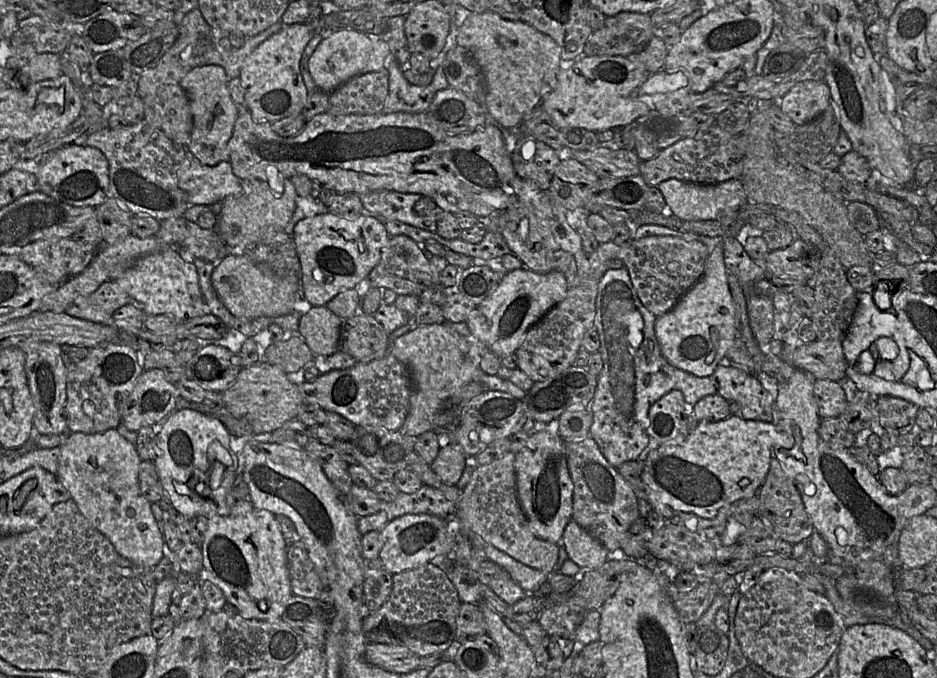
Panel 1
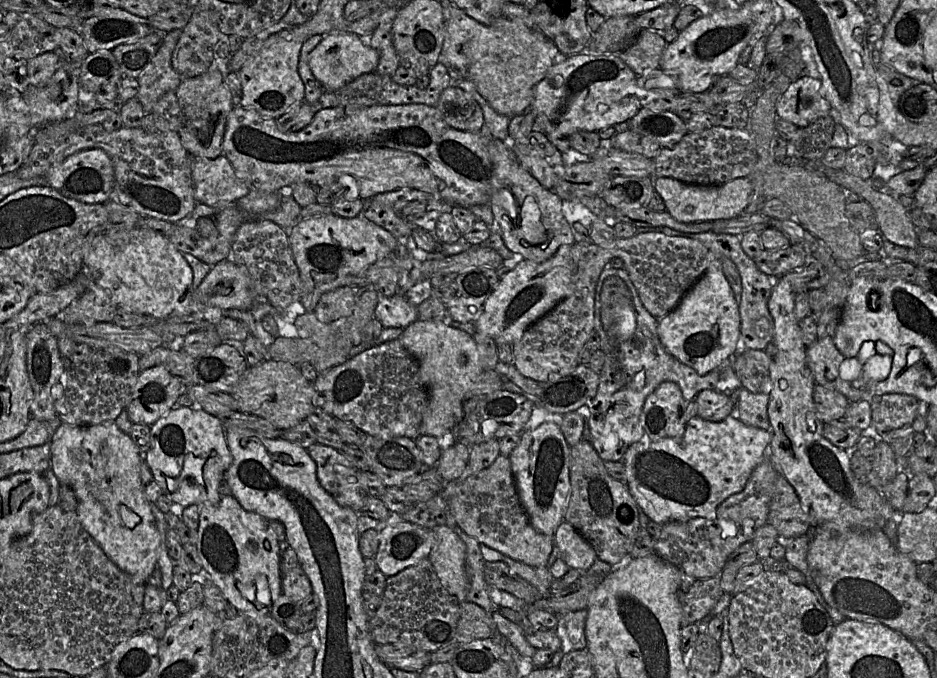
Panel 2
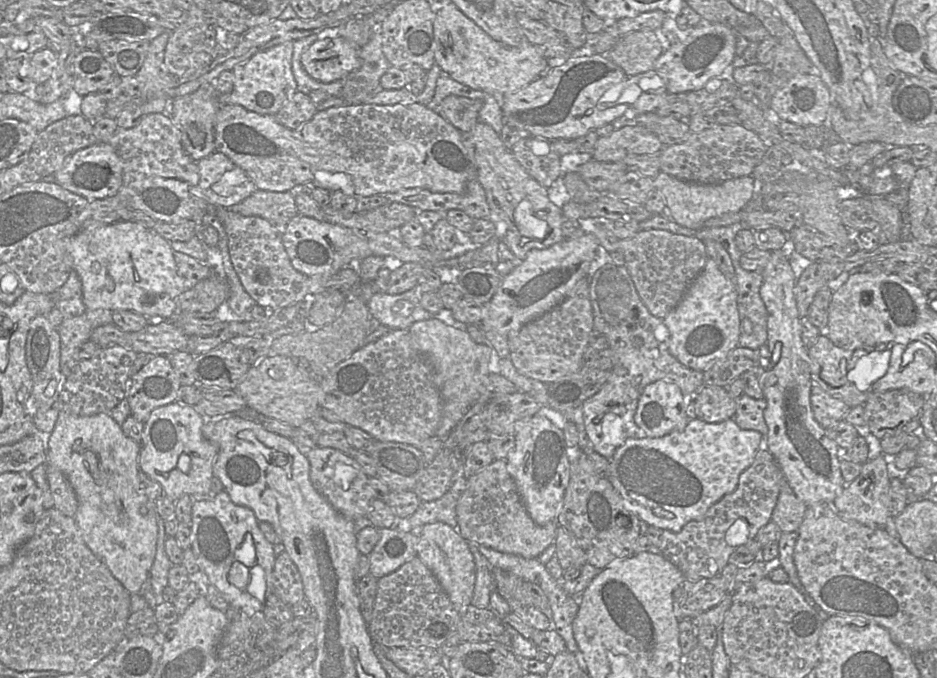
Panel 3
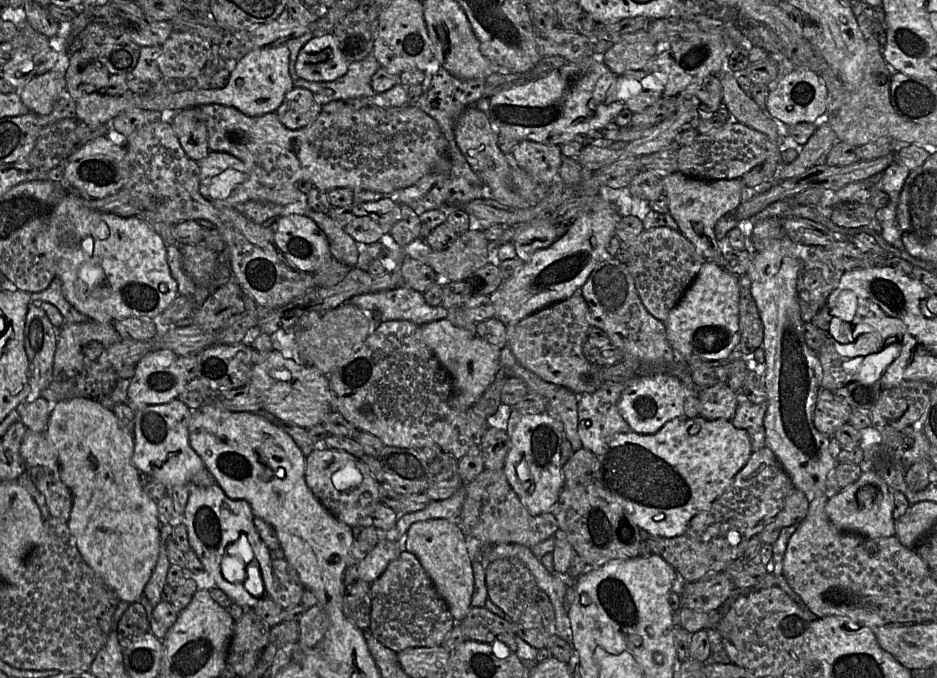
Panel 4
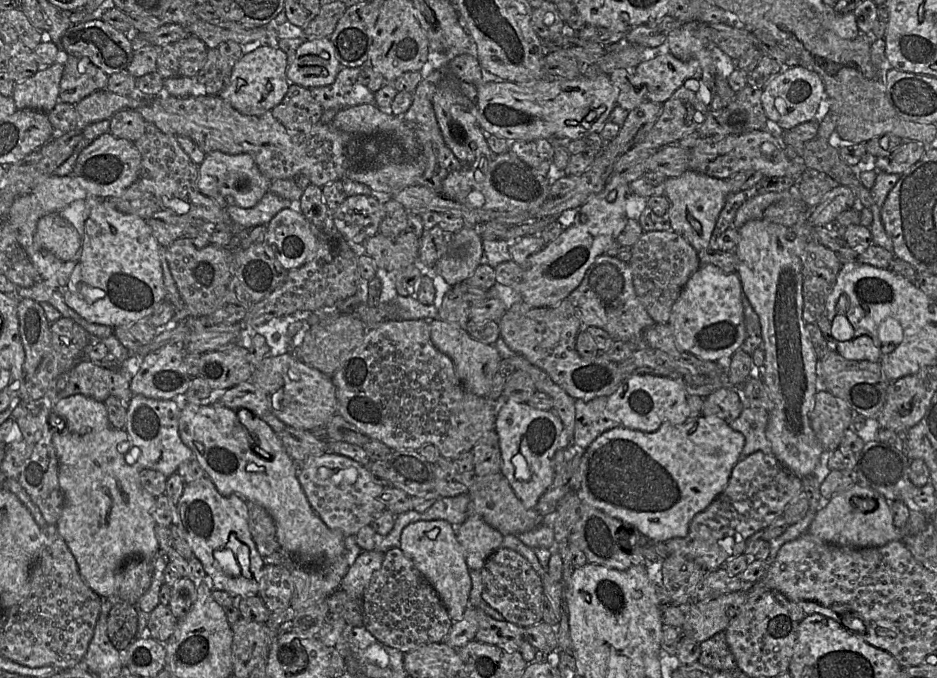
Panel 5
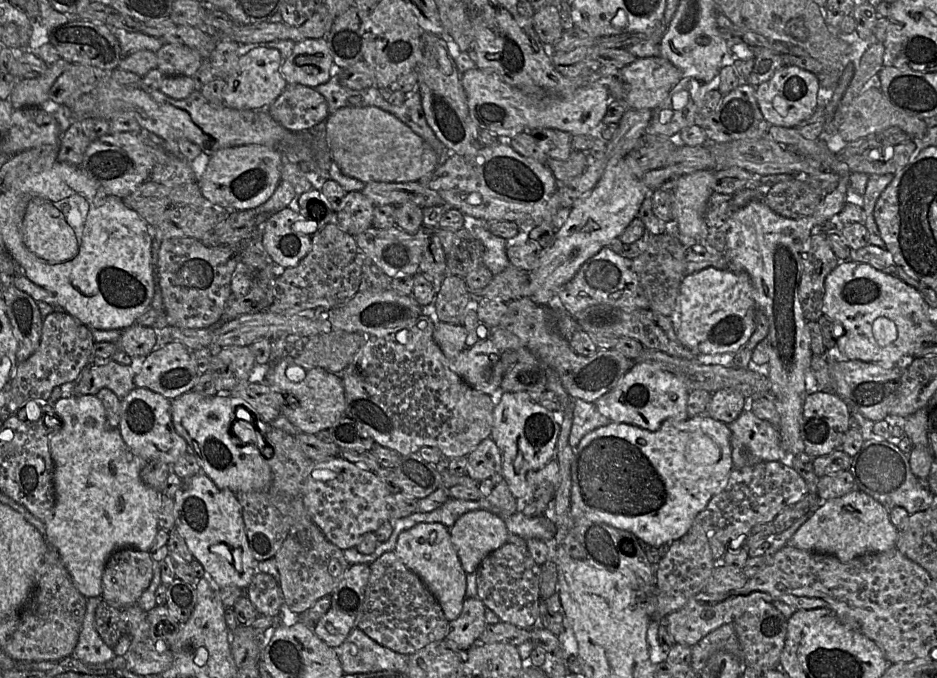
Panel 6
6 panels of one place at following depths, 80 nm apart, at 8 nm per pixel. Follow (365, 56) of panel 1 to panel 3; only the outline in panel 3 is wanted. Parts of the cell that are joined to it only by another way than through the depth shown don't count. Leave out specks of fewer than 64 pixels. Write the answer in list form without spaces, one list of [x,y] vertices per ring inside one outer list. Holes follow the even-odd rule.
[[[343,37],[325,38],[314,42],[301,57],[309,76],[323,83],[331,83],[360,67],[359,50],[354,42]]]

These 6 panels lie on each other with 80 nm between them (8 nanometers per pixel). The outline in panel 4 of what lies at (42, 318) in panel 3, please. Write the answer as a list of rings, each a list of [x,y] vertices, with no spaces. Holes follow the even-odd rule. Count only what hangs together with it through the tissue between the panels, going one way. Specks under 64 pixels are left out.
[[[32,302],[28,308],[25,327],[24,327],[24,347],[28,359],[28,377],[30,384],[30,393],[26,398],[27,402],[32,402],[40,397],[41,392],[45,390],[53,381],[54,356],[58,343],[58,330],[52,325],[48,316],[38,303]]]

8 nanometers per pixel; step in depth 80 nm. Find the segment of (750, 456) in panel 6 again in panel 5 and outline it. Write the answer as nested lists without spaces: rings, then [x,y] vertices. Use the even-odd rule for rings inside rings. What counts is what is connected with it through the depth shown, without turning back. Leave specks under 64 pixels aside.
[[[745,406],[740,415],[729,423],[733,430],[742,433],[745,437],[742,457],[758,451],[772,454],[772,446],[766,436],[768,419],[767,410]]]

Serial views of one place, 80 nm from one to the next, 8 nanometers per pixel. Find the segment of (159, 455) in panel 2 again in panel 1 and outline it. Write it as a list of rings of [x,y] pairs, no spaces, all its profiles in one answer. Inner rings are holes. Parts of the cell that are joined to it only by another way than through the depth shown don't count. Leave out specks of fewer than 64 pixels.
[[[177,408],[158,427],[154,464],[163,489],[183,516],[227,516],[237,501],[231,494],[238,459],[230,447],[231,434],[217,418],[189,408]]]

